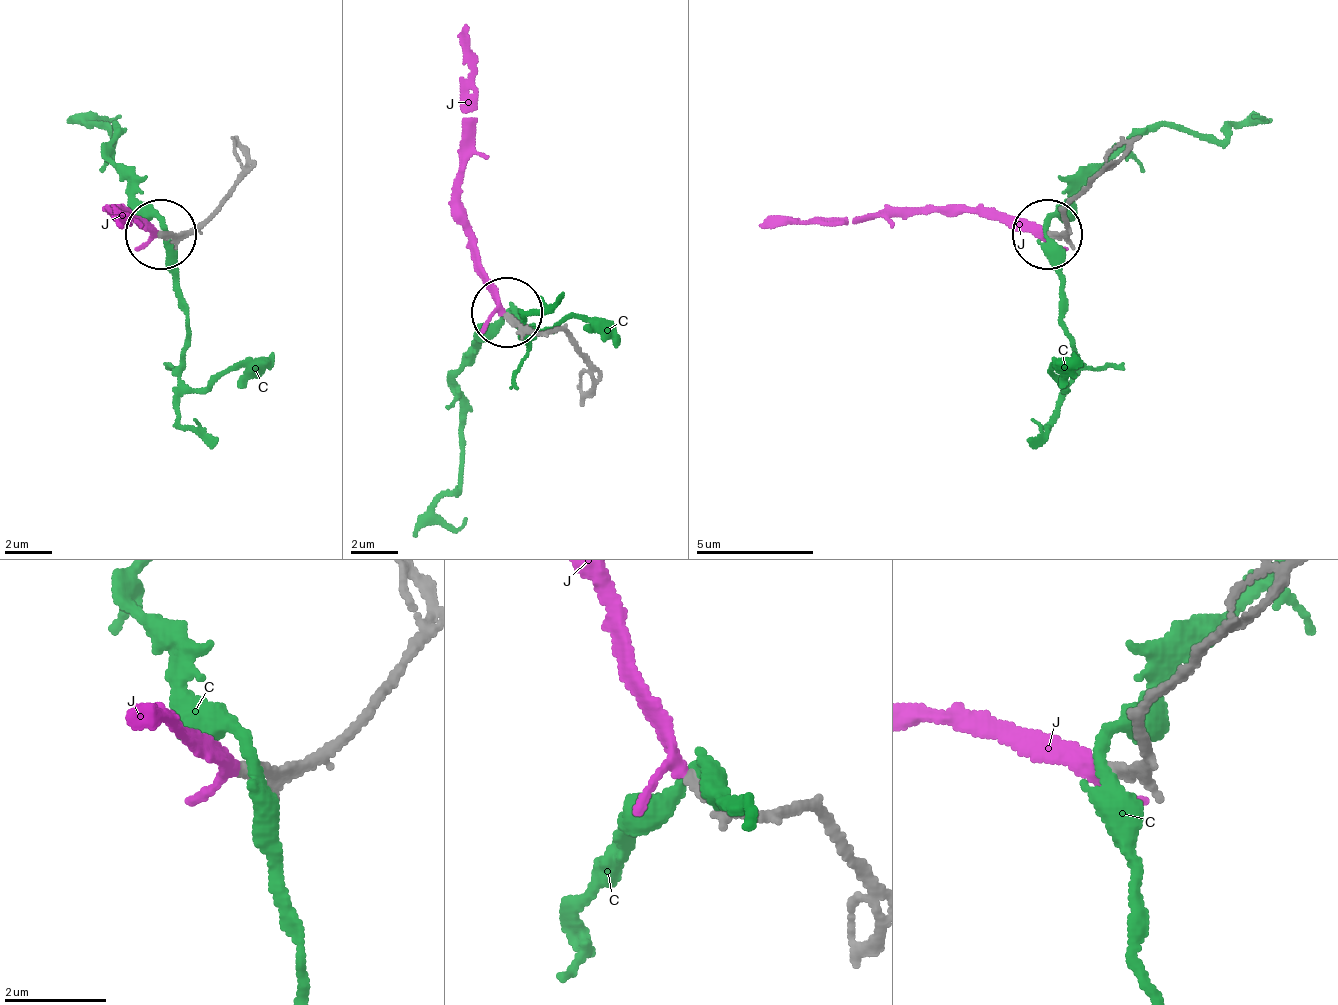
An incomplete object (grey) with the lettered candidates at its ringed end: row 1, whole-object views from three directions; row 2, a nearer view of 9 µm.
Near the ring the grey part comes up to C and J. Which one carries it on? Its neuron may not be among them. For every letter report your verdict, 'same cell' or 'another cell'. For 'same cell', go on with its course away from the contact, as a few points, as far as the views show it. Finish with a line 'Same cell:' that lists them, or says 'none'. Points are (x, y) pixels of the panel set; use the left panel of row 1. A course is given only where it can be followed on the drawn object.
C: another cell
J: same cell; course (156, 235), (133, 212), (115, 212), (115, 224)
Same cell: J

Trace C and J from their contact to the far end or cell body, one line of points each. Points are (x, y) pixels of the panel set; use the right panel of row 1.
C: (1048, 235), (1084, 188), (1131, 141), (1166, 124), (1213, 135), (1243, 129), (1260, 118), (1254, 118)
J: (1048, 235), (1019, 229), (1001, 212), (937, 212), (760, 224)

